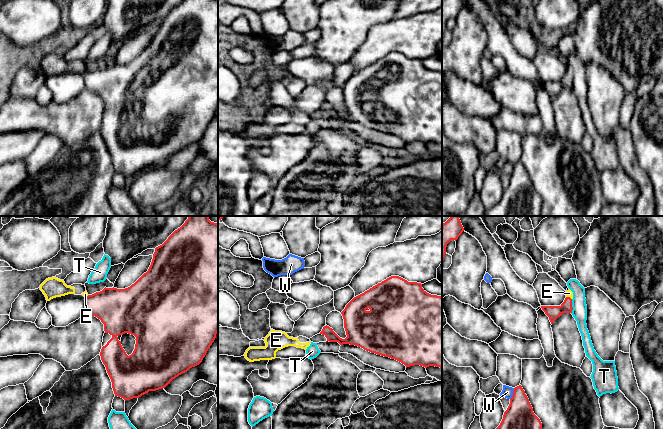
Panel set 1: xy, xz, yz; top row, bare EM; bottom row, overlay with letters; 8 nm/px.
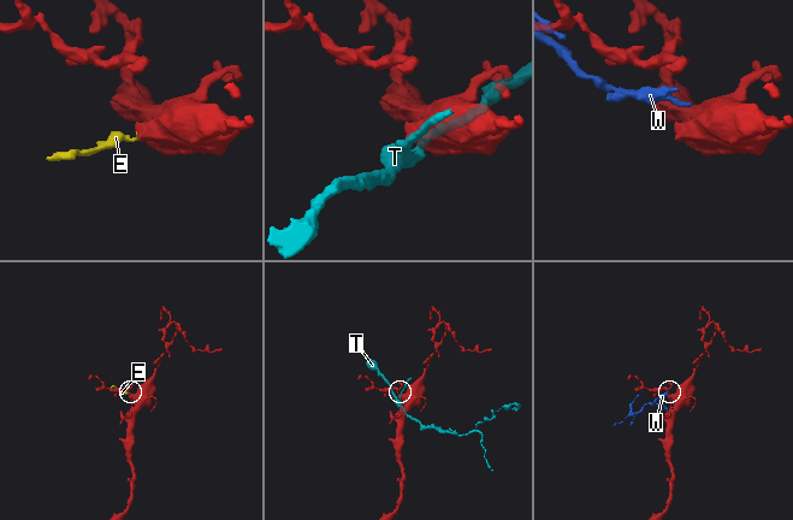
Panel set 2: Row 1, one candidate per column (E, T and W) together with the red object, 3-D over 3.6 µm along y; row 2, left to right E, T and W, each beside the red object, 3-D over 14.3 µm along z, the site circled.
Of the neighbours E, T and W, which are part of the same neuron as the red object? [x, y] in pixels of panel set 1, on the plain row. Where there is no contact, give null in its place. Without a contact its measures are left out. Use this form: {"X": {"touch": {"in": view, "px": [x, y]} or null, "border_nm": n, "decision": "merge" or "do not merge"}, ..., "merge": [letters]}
{"E": {"touch": {"in": "yz", "px": [569, 73]}, "border_nm": 50, "decision": "merge"}, "T": {"touch": {"in": "yz", "px": [571, 82]}, "border_nm": 120, "decision": "do not merge"}, "W": {"touch": {"in": "yz", "px": [513, 170]}, "border_nm": 100, "decision": "do not merge"}, "merge": ["E"]}

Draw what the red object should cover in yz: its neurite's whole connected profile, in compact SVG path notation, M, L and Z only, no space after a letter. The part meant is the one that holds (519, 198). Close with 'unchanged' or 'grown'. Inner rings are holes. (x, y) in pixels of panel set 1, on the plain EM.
M519 161L514 164L510 180L504 188L500 201L492 208L485 210L484 216L541 216L542 199L534 190L525 167Z | unchanged

